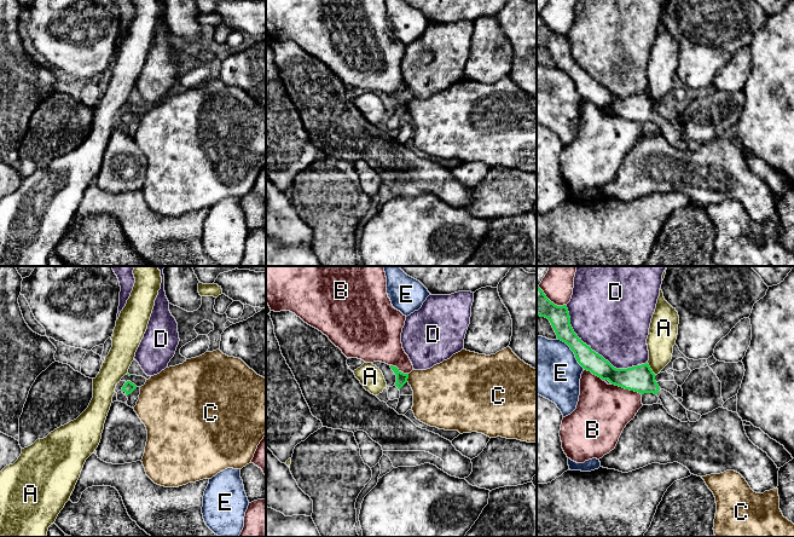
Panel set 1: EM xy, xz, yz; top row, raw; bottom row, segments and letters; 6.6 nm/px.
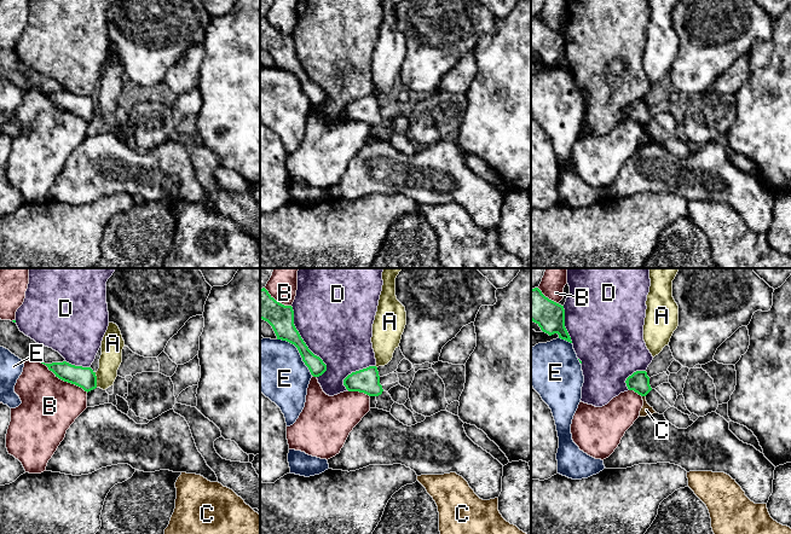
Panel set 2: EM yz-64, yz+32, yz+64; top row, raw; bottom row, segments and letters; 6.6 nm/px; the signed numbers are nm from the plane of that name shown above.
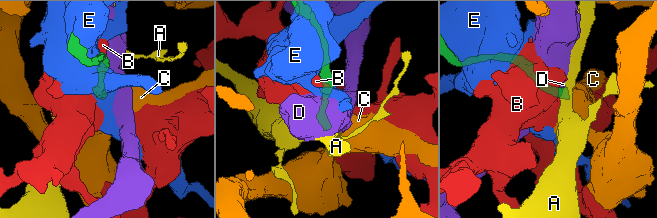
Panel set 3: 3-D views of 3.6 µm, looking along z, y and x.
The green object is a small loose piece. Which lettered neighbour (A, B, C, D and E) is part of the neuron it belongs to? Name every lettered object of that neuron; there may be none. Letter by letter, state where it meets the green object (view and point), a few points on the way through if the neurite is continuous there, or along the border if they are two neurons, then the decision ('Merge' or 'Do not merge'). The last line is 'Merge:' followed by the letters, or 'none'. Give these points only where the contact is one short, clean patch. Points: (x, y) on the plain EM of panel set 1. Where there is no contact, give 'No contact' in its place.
A: Touches green at yz (650, 98). Boundary: yz (647, 92), (655, 104). Do not merge
B: Touches green at yz (626, 117). Do not merge
C: Touches green at xz (407, 107). Boundary: xz (409, 103), (406, 110). Do not merge
D: Touches green at yz (597, 82). Do not merge
E: Touches green at yz (573, 80). Do not merge
Merge: none

